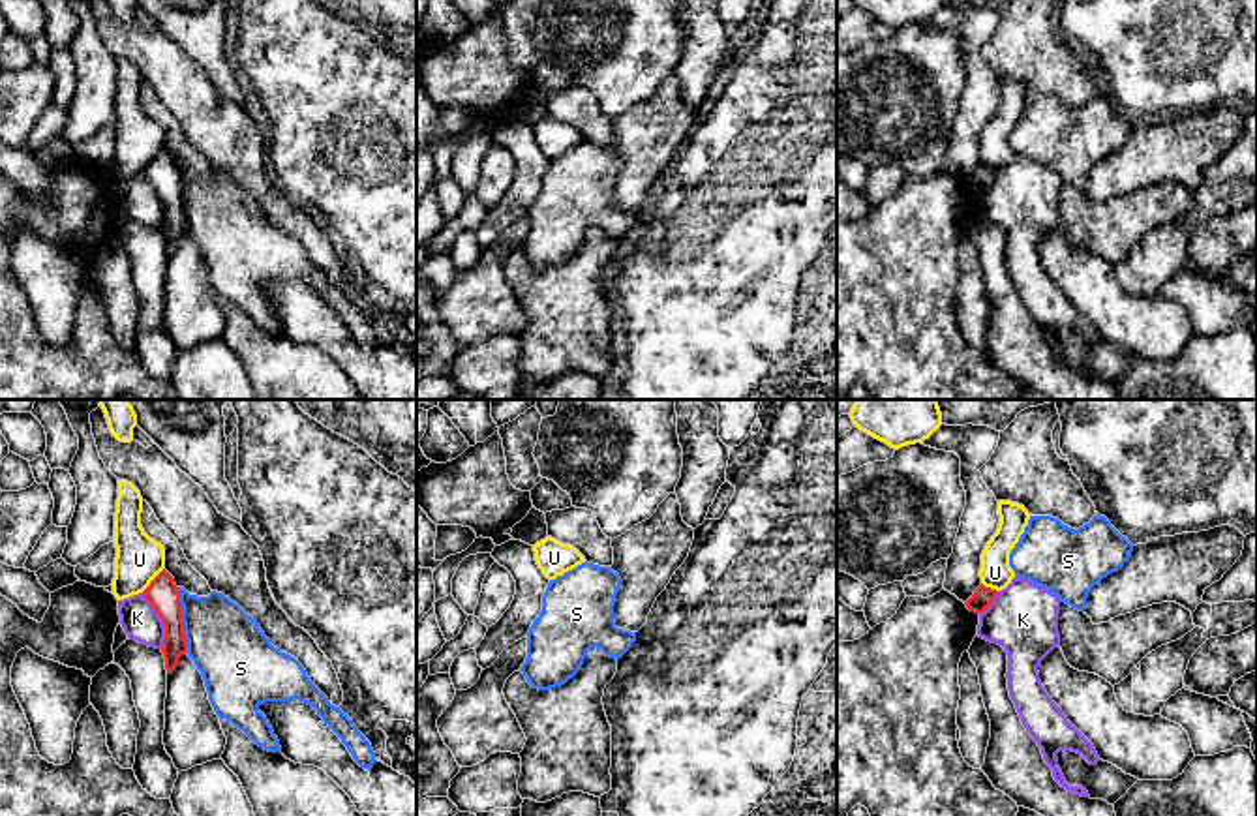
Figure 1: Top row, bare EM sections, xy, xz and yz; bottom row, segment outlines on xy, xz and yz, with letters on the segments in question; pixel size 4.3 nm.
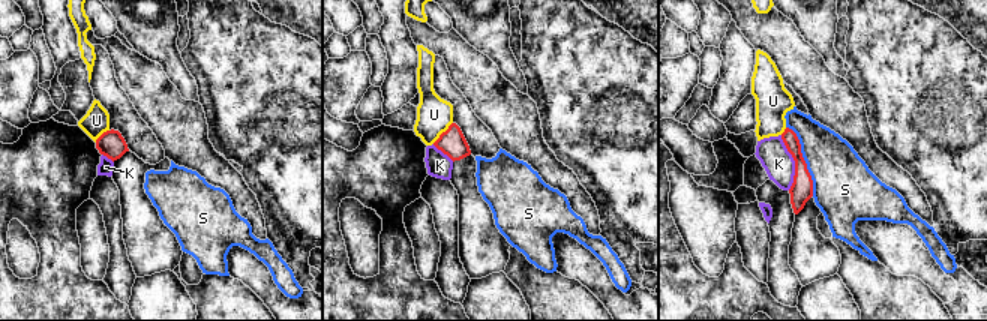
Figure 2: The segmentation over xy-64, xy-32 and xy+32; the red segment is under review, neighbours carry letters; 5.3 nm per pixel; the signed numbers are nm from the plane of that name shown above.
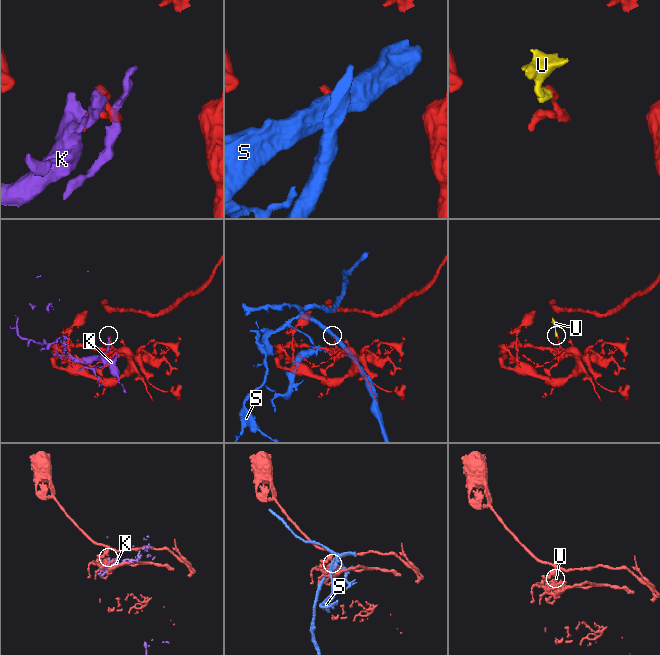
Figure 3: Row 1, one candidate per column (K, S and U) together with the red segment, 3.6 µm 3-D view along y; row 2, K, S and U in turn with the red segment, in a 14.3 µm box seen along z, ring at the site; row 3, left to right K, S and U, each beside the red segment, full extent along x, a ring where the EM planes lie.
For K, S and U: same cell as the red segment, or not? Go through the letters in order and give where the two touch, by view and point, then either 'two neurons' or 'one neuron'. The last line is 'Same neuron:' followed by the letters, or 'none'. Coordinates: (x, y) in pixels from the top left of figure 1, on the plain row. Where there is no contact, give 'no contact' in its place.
K: xy (162, 199) | two neurons
S: xy (181, 199) | two neurons
U: xy (152, 160) | two neurons
Same neuron: none

